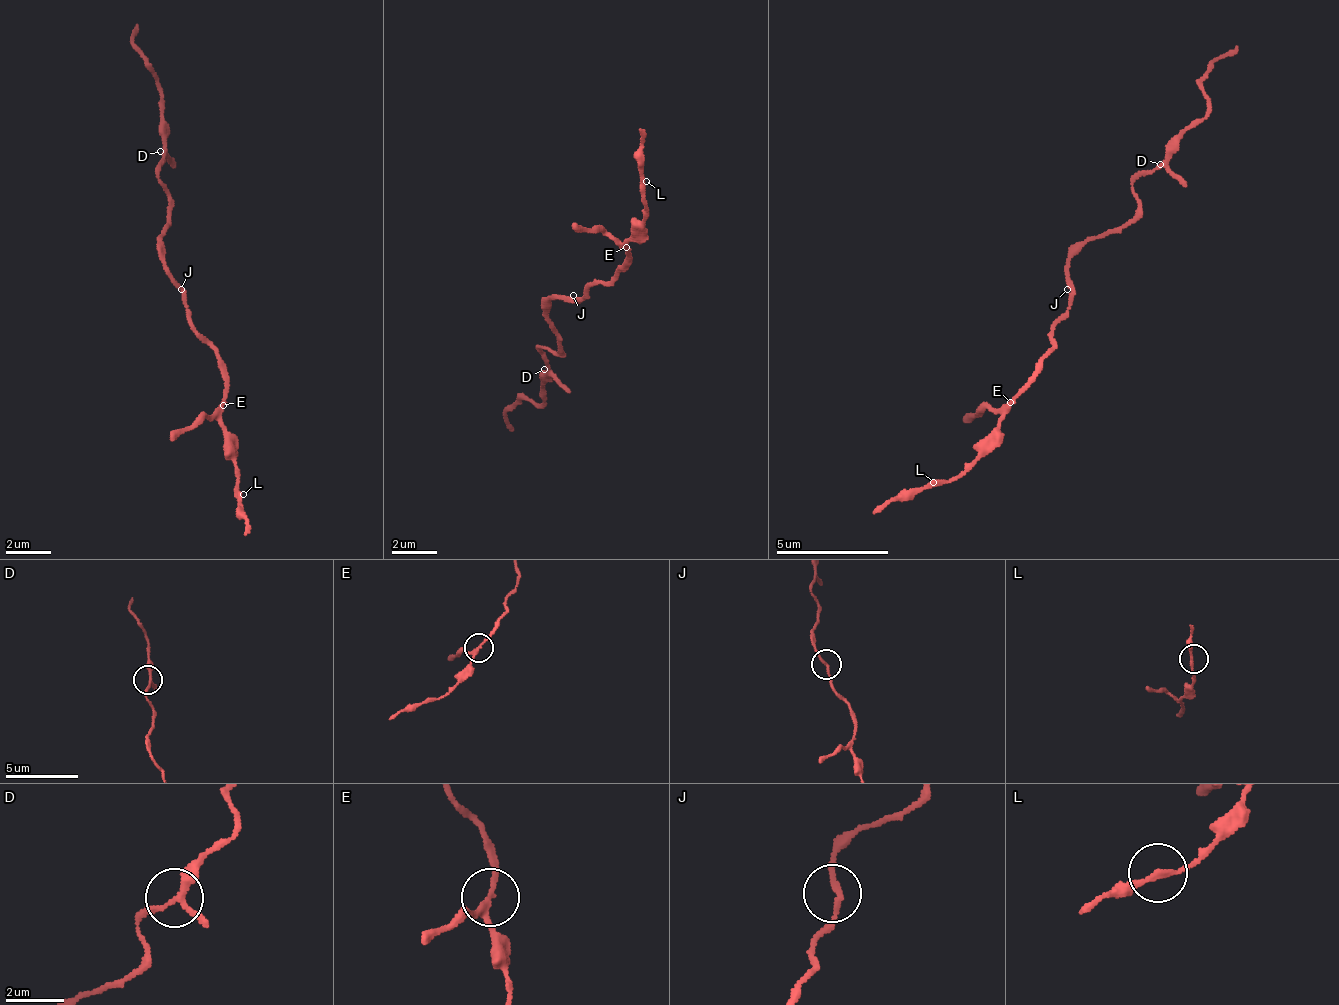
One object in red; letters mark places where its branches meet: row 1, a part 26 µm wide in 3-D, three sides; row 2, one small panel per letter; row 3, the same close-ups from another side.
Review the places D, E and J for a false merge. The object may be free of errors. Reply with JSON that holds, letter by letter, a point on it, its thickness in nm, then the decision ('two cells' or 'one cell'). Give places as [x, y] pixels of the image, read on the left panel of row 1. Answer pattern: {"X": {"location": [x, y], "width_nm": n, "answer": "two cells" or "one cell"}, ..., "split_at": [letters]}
{"D": {"location": [160, 151], "width_nm": 180, "answer": "one cell"}, "E": {"location": [223, 405], "width_nm": 180, "answer": "one cell"}, "J": {"location": [181, 289], "width_nm": 180, "answer": "one cell"}, "split_at": []}

